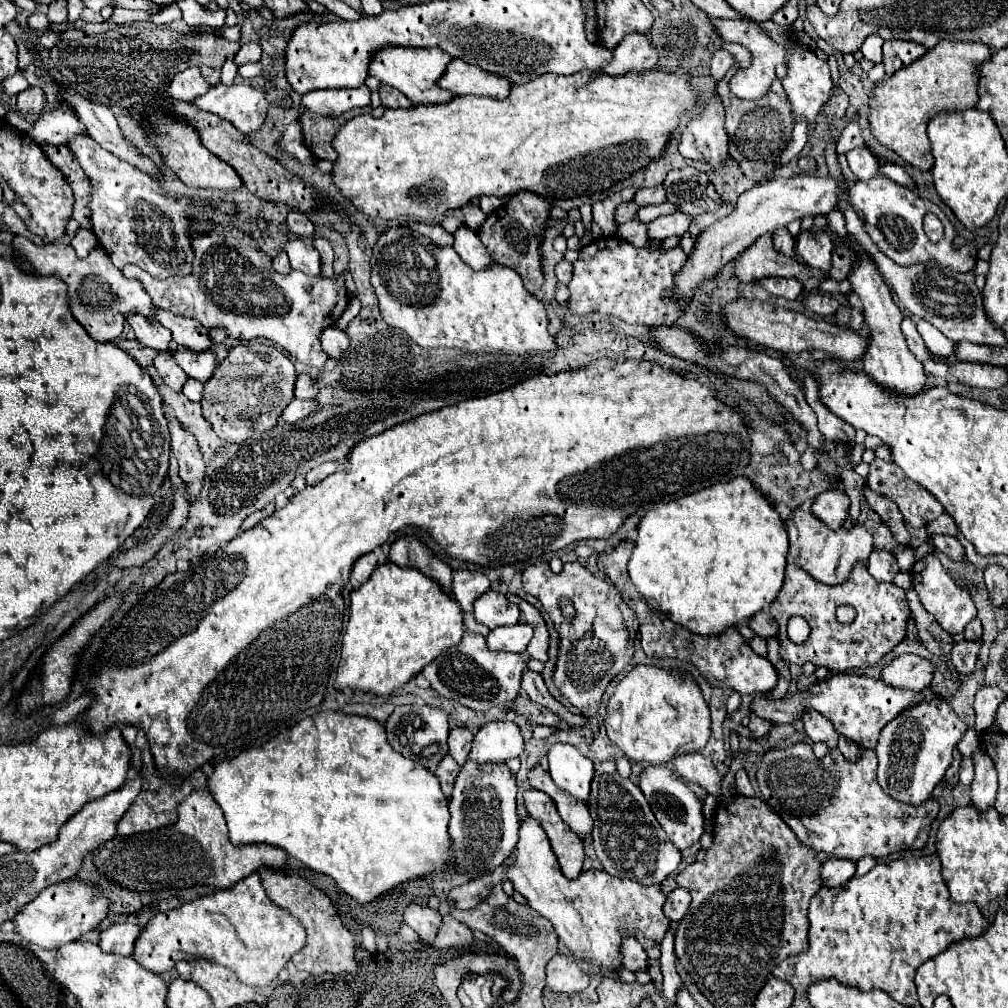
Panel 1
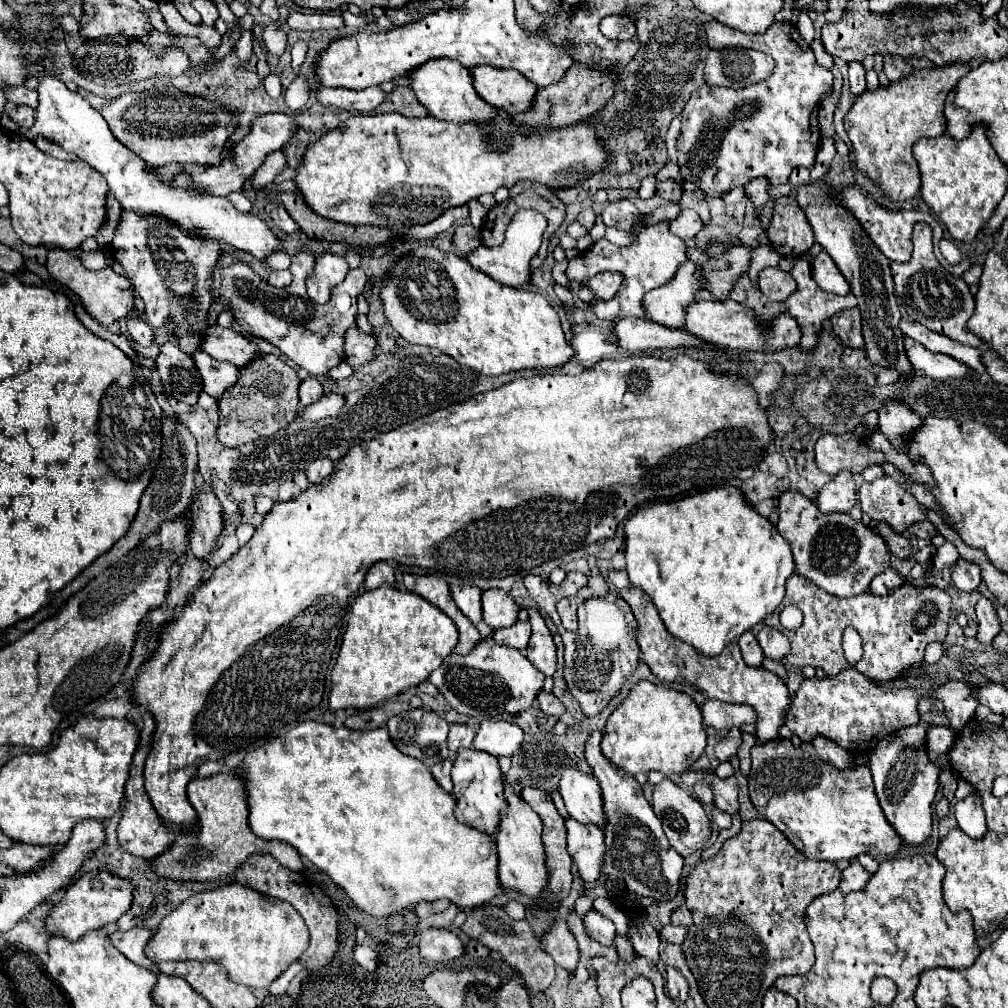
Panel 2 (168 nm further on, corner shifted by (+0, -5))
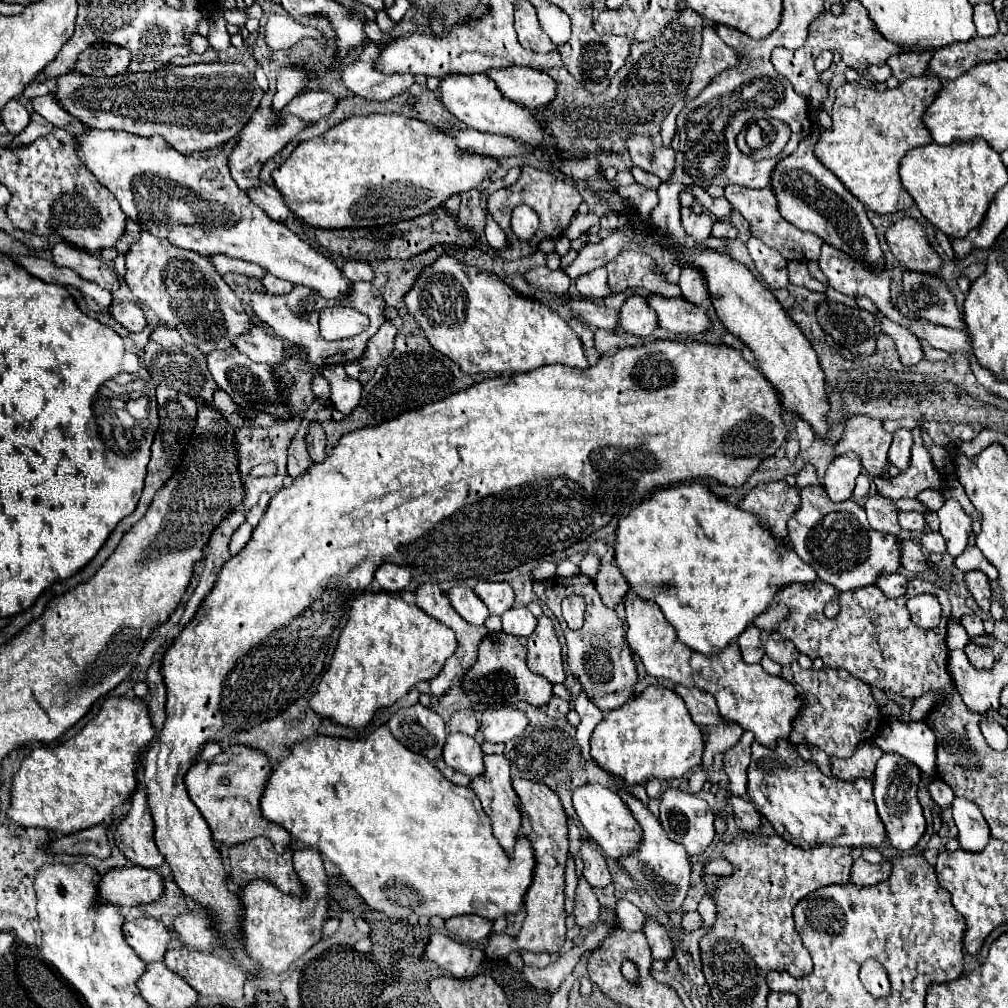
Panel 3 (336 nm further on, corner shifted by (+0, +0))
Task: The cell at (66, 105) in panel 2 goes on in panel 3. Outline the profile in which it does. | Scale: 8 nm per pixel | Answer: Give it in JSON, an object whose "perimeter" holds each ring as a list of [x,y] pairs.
{"perimeter":[[[89,129],[87,135],[77,137],[81,149],[79,157],[87,163],[91,173],[105,185],[119,201],[123,213],[137,221],[143,231],[151,231],[159,239],[167,239],[175,247],[195,251],[199,255],[217,255],[223,253],[227,257],[243,259],[263,267],[267,273],[287,279],[297,285],[311,287],[319,295],[327,299],[337,299],[339,295],[347,295],[351,291],[351,281],[341,273],[341,269],[333,263],[329,255],[319,251],[317,247],[305,243],[297,237],[289,227],[269,219],[259,207],[255,207],[245,191],[239,191],[237,183],[231,179],[227,169],[227,151],[221,149],[219,155],[213,157],[187,157],[175,151],[165,143],[161,135],[139,137],[125,131],[99,131]]]}

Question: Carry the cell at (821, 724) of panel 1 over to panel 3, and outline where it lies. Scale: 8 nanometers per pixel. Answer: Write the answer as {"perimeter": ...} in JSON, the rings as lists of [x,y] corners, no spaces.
{"perimeter":[[[863,741],[849,759],[831,759],[831,771],[837,779],[855,781],[859,777],[871,779],[875,773],[875,763],[881,759],[883,751],[873,741]]]}

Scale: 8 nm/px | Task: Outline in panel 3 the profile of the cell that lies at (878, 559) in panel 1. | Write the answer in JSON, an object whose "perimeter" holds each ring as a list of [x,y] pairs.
{"perimeter":[[[891,573],[891,575],[881,575],[881,579],[877,581],[877,587],[885,593],[885,597],[895,599],[895,597],[903,597],[907,591],[907,577],[901,573]]]}

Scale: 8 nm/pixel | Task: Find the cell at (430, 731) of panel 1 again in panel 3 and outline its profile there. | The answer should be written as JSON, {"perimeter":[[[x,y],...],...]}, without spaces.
{"perimeter":[[[421,703],[399,709],[389,719],[387,727],[407,749],[425,755],[429,761],[441,757],[447,731],[443,719],[433,709],[427,709]]]}

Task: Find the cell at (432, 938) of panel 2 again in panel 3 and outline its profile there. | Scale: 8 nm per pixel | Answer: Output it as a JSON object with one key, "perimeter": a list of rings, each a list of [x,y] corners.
{"perimeter":[[[435,931],[425,947],[425,957],[455,977],[473,977],[485,959],[485,951],[459,943],[443,931]]]}

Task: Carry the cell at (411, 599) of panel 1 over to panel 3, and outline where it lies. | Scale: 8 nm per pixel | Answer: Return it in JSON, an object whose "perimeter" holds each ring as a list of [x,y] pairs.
{"perimeter":[[[383,591],[375,595],[363,593],[351,605],[349,621],[339,635],[329,671],[309,705],[317,715],[337,725],[365,727],[377,709],[393,705],[419,681],[433,679],[443,669],[445,659],[455,653],[455,647],[455,633],[421,609]]]}

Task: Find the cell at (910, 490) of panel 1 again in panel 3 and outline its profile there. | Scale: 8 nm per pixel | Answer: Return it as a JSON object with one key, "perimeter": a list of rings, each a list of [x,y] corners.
{"perimeter":[[[873,495],[865,503],[865,511],[867,511],[867,519],[873,529],[895,535],[895,537],[899,535],[901,527],[897,523],[897,509],[891,499],[883,495]]]}

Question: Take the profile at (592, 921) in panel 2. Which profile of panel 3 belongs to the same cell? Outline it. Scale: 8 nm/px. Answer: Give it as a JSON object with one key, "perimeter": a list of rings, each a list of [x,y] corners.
{"perimeter":[[[579,877],[579,885],[577,885],[577,897],[575,897],[575,923],[581,927],[581,929],[587,929],[591,927],[593,923],[599,921],[601,917],[601,907],[599,907],[599,901],[591,889],[591,885],[585,881],[585,877]]]}

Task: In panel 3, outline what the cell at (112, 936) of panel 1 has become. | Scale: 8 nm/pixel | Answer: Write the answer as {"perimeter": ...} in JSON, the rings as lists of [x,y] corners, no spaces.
{"perimeter":[[[139,917],[137,921],[125,923],[123,933],[127,943],[145,963],[163,961],[163,955],[173,941],[171,931],[153,917]]]}

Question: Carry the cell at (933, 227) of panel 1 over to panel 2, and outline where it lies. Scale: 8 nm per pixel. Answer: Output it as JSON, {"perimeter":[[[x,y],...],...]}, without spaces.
{"perimeter":[[[923,222],[915,224],[913,242],[915,242],[915,250],[913,250],[911,260],[907,264],[899,264],[899,262],[891,264],[897,302],[907,310],[911,320],[927,326],[929,330],[945,334],[947,338],[951,338],[955,342],[961,342],[961,344],[967,344],[967,346],[975,346],[975,348],[983,348],[985,342],[979,340],[967,328],[967,320],[975,312],[975,298],[973,298],[969,286],[961,278],[951,276],[951,272],[947,272],[937,262],[937,258],[933,254],[933,244],[931,244],[933,242],[931,226],[923,224]]]}

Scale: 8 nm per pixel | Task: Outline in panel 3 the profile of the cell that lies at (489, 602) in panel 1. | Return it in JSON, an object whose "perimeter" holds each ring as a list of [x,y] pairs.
{"perimeter":[[[477,583],[473,591],[487,605],[491,615],[503,615],[513,605],[513,589],[509,583]]]}

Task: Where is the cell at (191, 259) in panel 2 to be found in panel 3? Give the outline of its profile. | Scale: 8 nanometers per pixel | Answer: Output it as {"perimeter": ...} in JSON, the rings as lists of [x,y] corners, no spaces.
{"perimeter":[[[141,231],[139,243],[131,245],[125,261],[125,283],[133,295],[151,307],[165,325],[179,329],[183,339],[197,345],[201,353],[231,349],[239,335],[245,335],[255,327],[255,321],[245,313],[241,299],[221,279],[209,257],[173,247],[167,239],[157,239],[149,231]]]}

